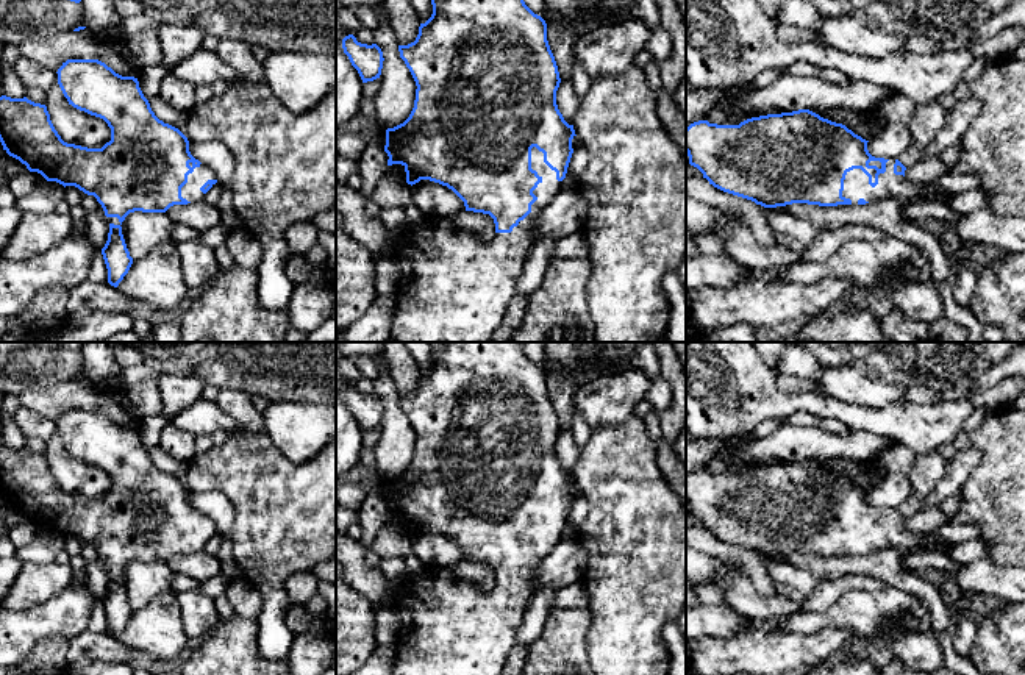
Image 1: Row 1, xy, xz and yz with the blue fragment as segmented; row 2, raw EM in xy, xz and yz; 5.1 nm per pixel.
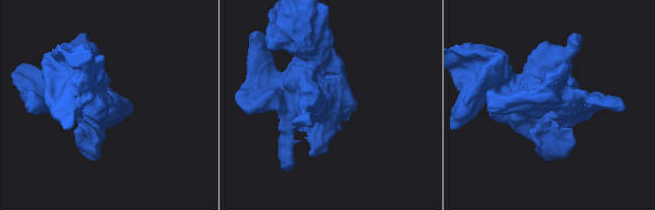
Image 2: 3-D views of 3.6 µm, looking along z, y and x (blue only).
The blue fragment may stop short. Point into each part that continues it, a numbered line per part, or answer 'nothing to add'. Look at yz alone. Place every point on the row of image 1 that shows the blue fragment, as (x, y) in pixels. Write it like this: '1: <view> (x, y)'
1: yz (857, 186)

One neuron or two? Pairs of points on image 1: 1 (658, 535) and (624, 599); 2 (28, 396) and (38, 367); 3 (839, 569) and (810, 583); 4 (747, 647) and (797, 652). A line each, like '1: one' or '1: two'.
1: one
2: two
3: two
4: one

